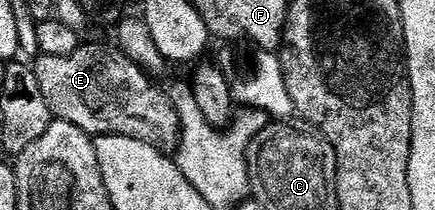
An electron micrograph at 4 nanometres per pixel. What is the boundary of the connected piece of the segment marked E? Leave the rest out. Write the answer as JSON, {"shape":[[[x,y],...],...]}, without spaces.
{"shape":[[[81,44],[75,52],[71,52],[71,56],[41,54],[38,59],[38,62],[32,63],[32,68],[39,80],[39,89],[47,100],[47,108],[56,121],[75,124],[75,128],[87,132],[90,136],[127,136],[131,140],[143,140],[143,144],[151,144],[162,152],[176,151],[181,141],[181,121],[175,112],[173,101],[169,99],[168,93],[164,89],[160,90],[153,83],[156,81],[141,67],[136,66],[126,54],[116,48],[108,50],[105,46]]]}

